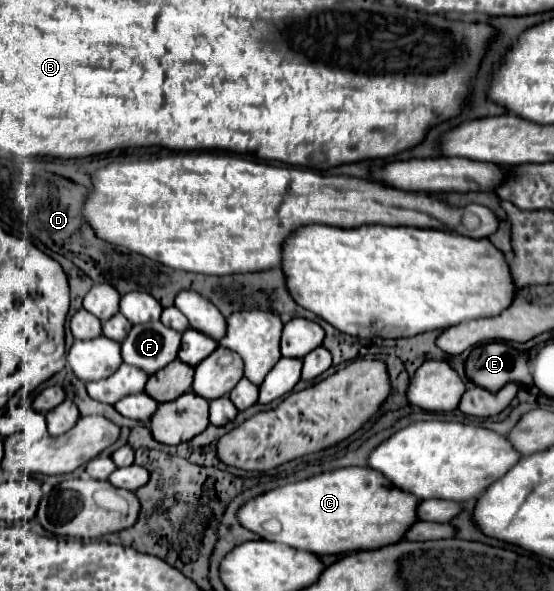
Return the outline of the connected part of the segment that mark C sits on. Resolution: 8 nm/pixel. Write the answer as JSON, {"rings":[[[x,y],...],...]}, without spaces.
{"rings":[[[344,467],[260,493],[246,501],[238,509],[236,517],[244,529],[258,533],[266,541],[276,541],[314,555],[342,555],[354,549],[378,549],[378,545],[400,541],[402,533],[416,521],[414,505],[418,505],[418,497],[410,497],[408,493],[390,489],[390,485],[386,485],[386,481],[378,477],[378,473],[370,473],[370,469],[366,467]]]}

